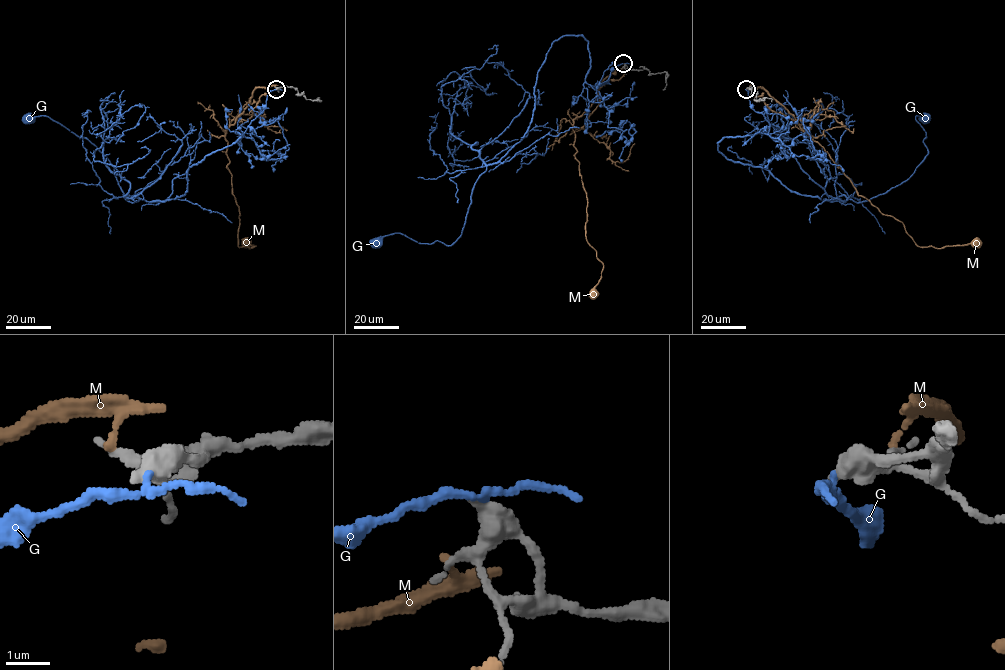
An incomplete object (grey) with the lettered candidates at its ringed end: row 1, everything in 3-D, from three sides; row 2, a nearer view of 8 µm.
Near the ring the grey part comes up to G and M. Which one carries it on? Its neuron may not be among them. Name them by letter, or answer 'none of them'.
none of them

